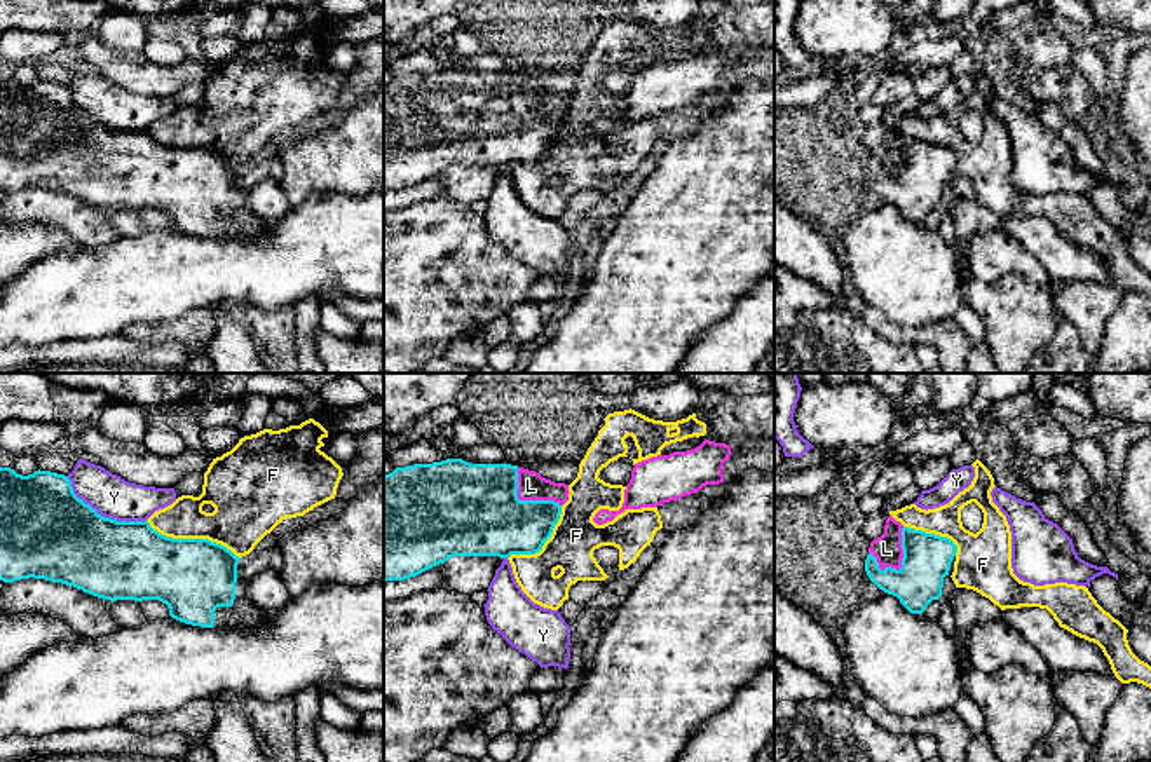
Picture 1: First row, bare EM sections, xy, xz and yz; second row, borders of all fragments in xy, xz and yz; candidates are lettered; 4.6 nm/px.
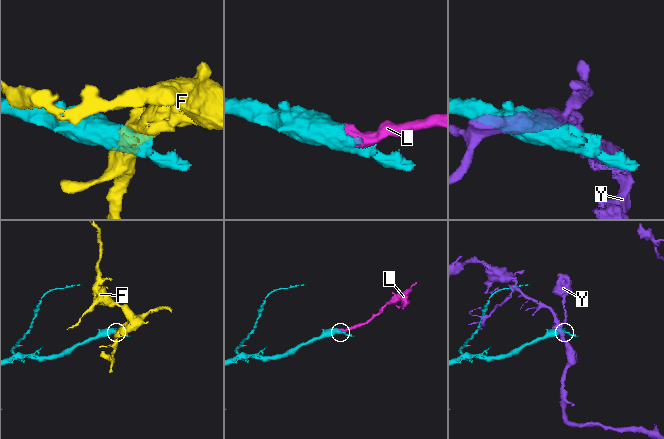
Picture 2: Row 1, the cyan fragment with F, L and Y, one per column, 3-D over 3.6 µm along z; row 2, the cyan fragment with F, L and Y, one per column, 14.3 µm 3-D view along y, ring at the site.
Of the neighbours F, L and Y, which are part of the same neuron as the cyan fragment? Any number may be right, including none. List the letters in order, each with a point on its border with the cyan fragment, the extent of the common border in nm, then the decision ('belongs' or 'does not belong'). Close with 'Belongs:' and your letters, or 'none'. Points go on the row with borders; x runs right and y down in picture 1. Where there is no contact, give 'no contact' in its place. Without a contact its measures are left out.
F: xy (192, 539) | 460 nm | does not belong
L: yz (904, 557) | 240 nm | belongs
Y: xy (100, 515) | 420 nm | does not belong
Belongs: L

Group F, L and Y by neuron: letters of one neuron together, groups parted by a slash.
F / L / Y

